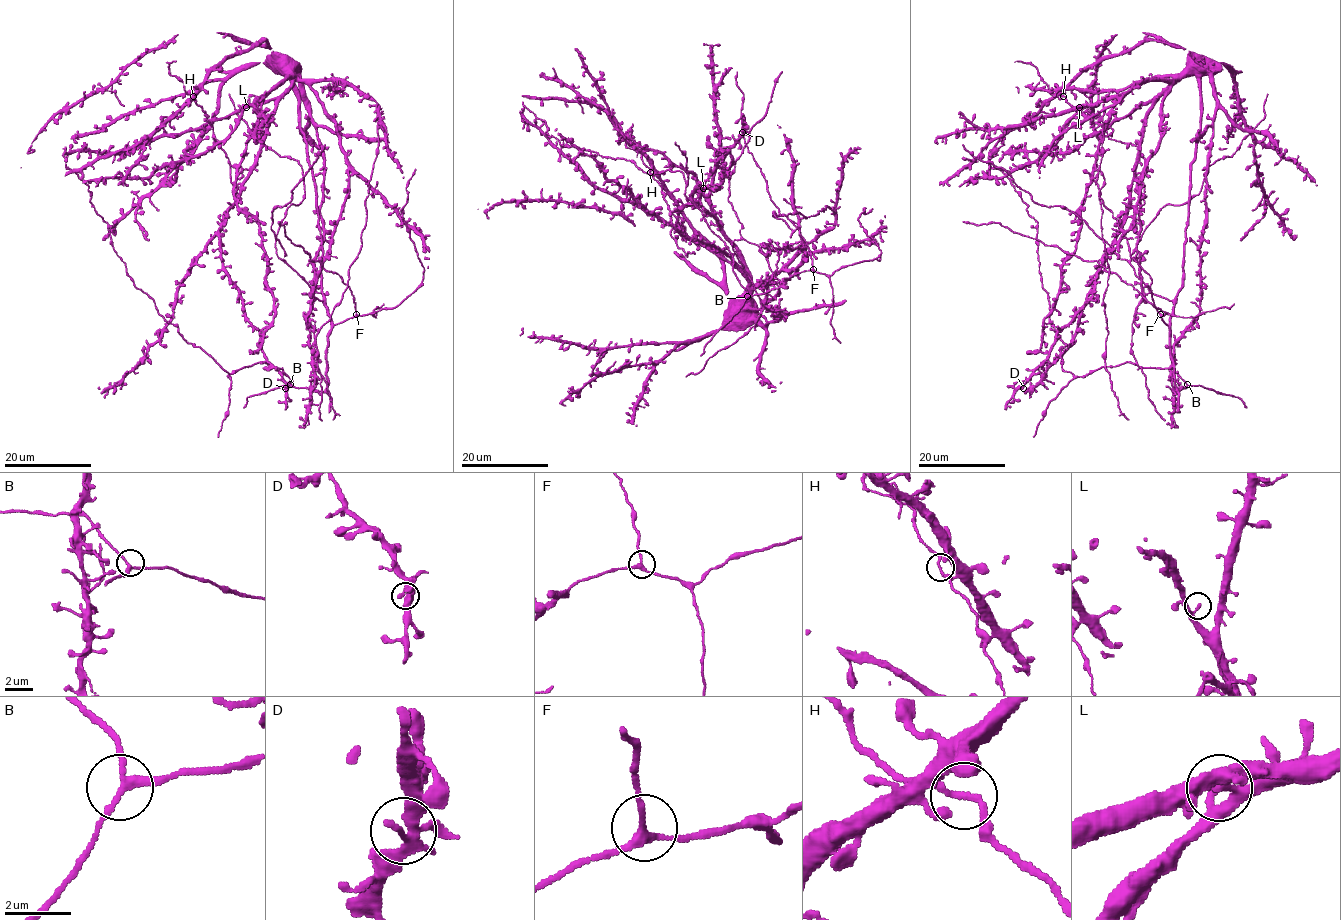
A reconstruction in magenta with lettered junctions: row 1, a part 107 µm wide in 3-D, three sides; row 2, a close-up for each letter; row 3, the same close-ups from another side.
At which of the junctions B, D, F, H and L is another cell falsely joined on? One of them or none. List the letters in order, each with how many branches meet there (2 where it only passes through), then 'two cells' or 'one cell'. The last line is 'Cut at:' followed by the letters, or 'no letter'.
B: branches 3; one cell
D: branches 3; one cell
F: branches 3; one cell
H: branches 3; one cell
L: branches 2; one cell
Cut at: no letter

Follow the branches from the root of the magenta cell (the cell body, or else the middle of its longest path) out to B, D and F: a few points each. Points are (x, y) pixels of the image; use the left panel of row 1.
B: (281, 66), (297, 99), (314, 181), (320, 288), (331, 325), (327, 388), (290, 384)
D: (281, 66), (291, 86), (223, 219), (219, 251), (244, 316), (285, 388)
F: (281, 66), (278, 69), (290, 81), (297, 99), (299, 128), (314, 181), (326, 312), (334, 325), (356, 314)

